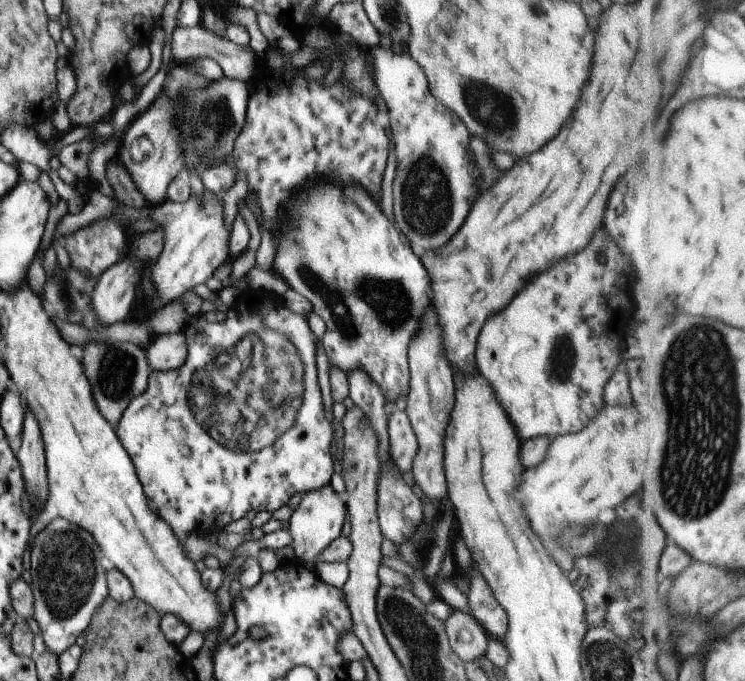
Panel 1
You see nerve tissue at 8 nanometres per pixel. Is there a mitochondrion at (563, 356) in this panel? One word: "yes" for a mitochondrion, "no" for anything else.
yes

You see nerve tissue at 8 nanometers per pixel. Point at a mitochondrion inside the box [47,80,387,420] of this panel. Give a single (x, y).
(206, 131)

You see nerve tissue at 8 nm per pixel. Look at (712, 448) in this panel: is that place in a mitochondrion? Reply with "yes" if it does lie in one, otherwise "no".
yes

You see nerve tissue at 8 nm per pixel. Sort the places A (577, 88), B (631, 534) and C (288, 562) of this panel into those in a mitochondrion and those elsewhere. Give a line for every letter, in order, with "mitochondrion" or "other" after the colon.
A: other
B: mitochondrion
C: other

